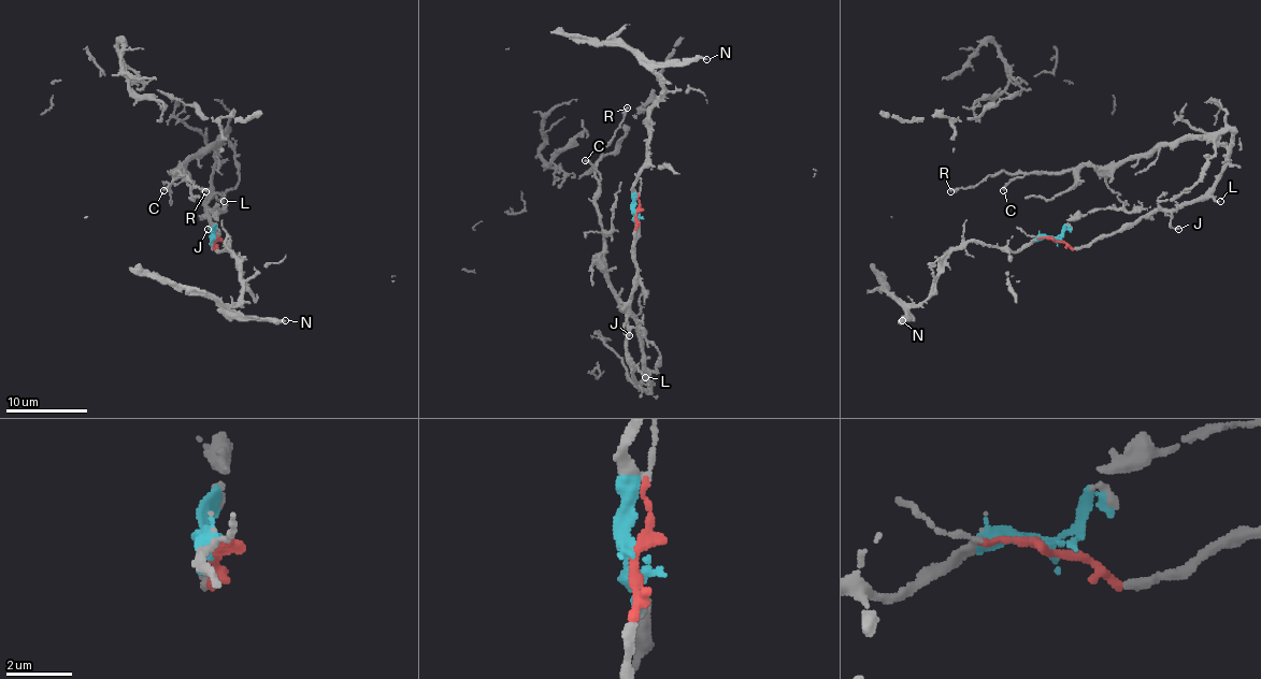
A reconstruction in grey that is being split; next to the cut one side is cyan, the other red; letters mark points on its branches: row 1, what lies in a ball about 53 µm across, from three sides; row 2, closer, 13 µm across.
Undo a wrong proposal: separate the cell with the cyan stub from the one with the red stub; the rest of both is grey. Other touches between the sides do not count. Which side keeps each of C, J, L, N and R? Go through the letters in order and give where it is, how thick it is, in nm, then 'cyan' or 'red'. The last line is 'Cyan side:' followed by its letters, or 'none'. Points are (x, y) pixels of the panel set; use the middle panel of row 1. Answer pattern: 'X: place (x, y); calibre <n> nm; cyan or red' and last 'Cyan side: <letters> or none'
C: place (585, 160); calibre 240 nm; red
J: place (629, 335); calibre 150 nm; red
L: place (645, 377); calibre 180 nm; red
N: place (706, 59); calibre 220 nm; cyan
R: place (627, 107); calibre 220 nm; red
Cyan side: N

